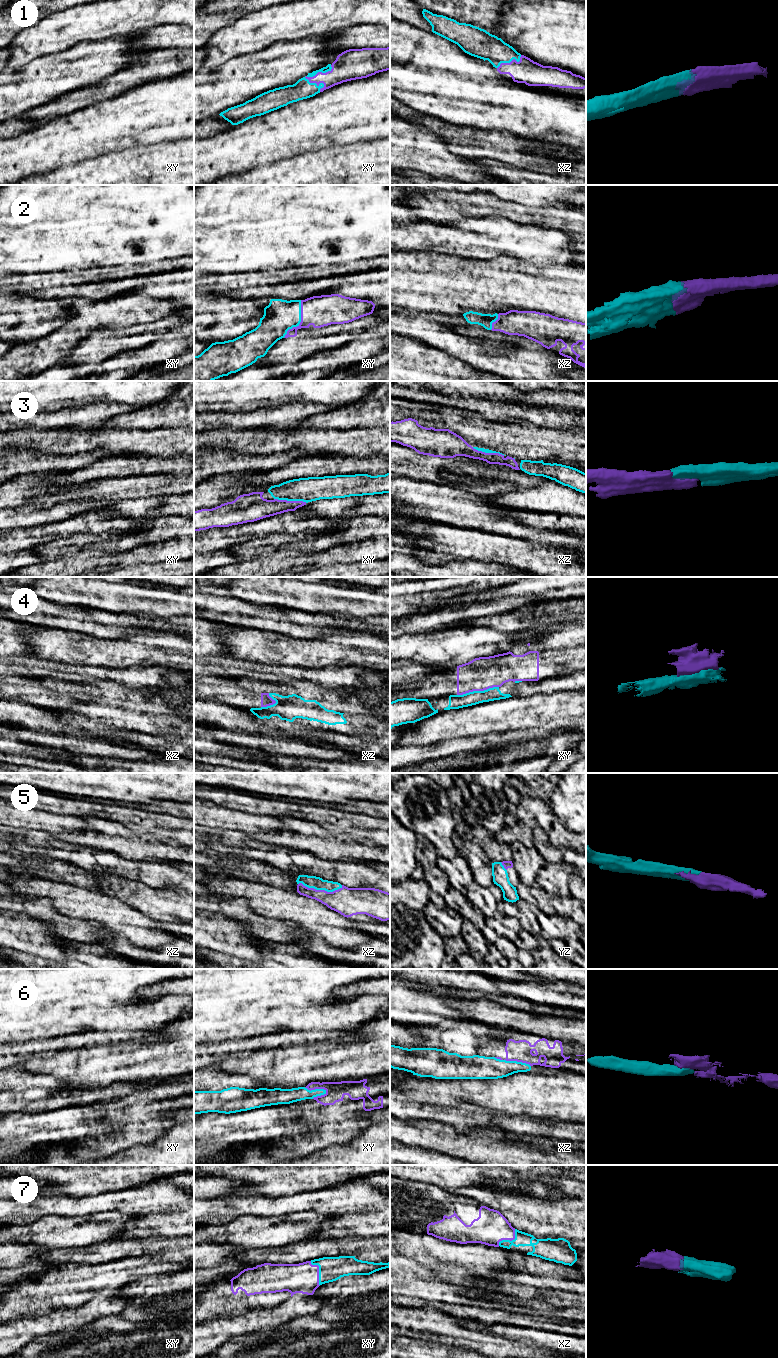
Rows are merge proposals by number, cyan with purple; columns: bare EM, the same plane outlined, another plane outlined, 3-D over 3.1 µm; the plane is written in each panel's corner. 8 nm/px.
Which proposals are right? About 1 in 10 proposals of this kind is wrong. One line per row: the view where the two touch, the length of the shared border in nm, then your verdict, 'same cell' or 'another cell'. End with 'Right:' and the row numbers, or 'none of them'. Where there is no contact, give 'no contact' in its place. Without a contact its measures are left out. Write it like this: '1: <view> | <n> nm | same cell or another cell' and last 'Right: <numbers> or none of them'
1: xy | 240 nm | same cell
2: xy | 340 nm | same cell
3: xy | 260 nm | same cell
4: xy | 340 nm | another cell
5: xz | 360 nm | same cell
6: xy | 190 nm | same cell
7: xy | 220 nm | same cell
Right: 1, 2, 3, 5, 6, 7

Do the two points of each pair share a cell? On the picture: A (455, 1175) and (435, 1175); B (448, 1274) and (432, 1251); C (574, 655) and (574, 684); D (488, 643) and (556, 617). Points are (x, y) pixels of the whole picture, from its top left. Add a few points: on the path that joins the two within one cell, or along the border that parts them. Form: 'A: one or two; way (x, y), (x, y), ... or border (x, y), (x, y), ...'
A: one; way (450, 1175), (440, 1175)
B: two; border (443, 1264), (430, 1267)
C: two; border (575, 671), (551, 678)
D: two; border (529, 628), (513, 632), (498, 631)

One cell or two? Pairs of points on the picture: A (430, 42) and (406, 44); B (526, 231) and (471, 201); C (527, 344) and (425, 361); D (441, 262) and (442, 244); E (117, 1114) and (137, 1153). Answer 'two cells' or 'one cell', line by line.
A: one cell
B: two cells
C: two cells
D: two cells
E: two cells

